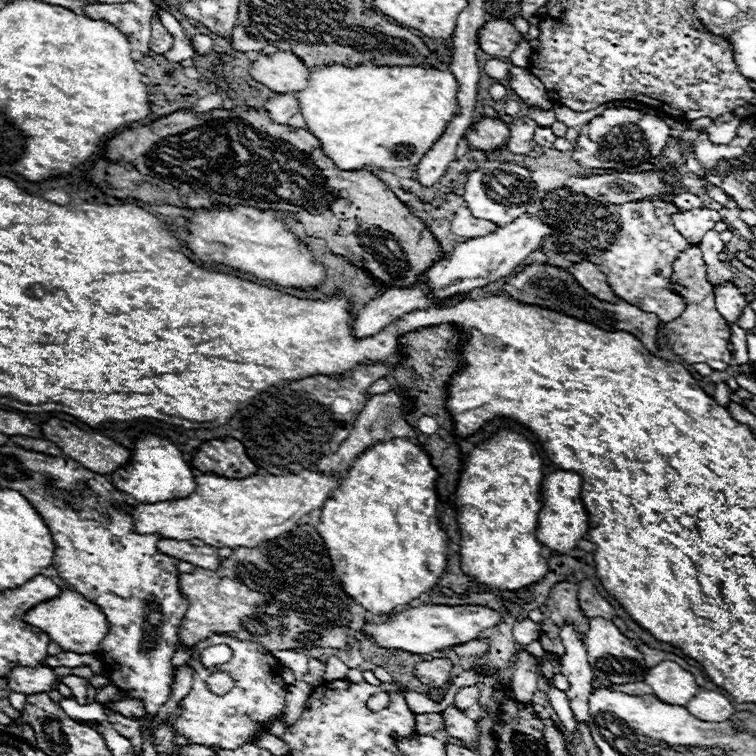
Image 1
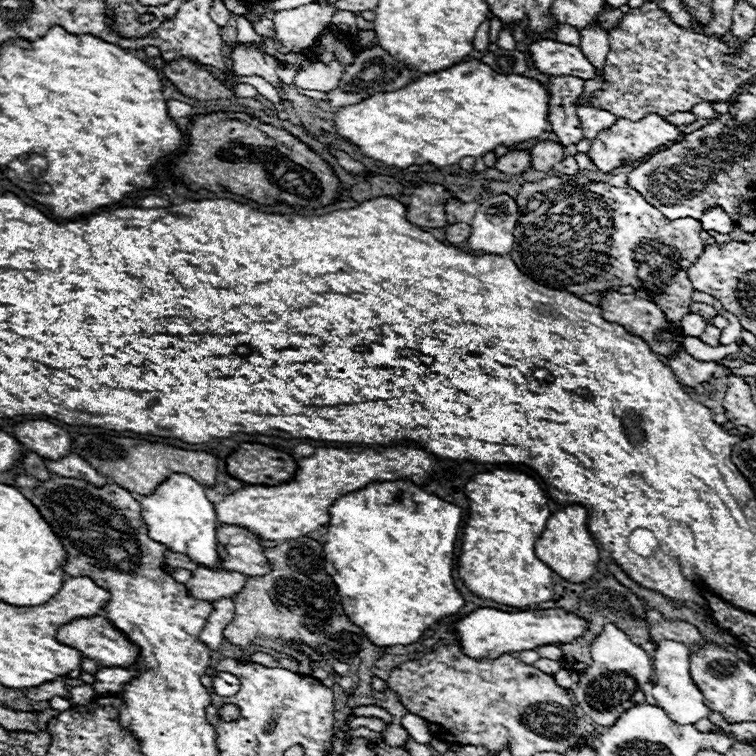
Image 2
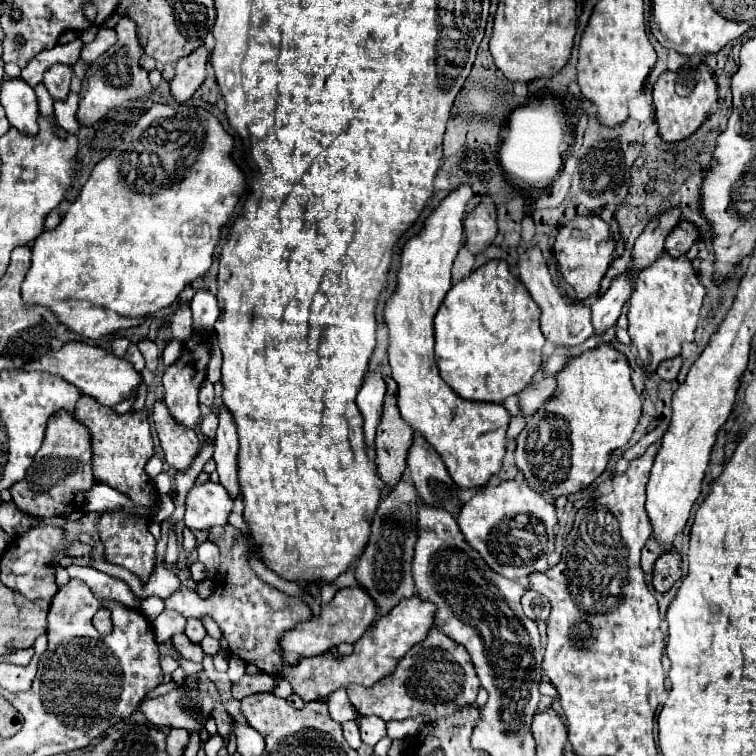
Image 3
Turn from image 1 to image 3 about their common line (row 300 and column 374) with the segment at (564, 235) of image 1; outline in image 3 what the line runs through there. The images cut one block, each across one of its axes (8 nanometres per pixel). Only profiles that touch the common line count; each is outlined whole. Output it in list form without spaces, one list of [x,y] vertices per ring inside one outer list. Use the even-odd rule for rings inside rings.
[[[414,594],[412,598],[406,598],[396,608],[392,608],[388,616],[382,616],[374,626],[370,626],[364,636],[354,644],[352,656],[336,658],[330,652],[328,656],[318,656],[316,660],[300,660],[298,668],[290,668],[284,674],[284,680],[292,684],[294,694],[298,694],[304,702],[318,700],[318,696],[328,696],[330,692],[346,688],[352,682],[374,686],[378,680],[390,676],[396,670],[398,662],[414,644],[422,642],[428,636],[430,628],[434,626],[434,614],[436,606]]]

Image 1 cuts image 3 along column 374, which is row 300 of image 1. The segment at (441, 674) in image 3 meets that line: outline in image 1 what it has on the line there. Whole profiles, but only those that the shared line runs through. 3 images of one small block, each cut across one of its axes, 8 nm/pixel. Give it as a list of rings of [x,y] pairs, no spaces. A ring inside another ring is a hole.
[[[690,246],[684,252],[680,252],[680,256],[676,256],[676,260],[672,264],[670,280],[672,280],[674,292],[678,292],[686,302],[686,308],[680,314],[680,318],[662,324],[662,332],[668,340],[670,350],[676,352],[688,364],[704,362],[712,370],[720,370],[720,372],[728,370],[728,362],[732,358],[730,350],[726,348],[730,342],[730,326],[716,310],[714,288],[708,282],[706,264],[702,260],[702,250],[698,246]]]

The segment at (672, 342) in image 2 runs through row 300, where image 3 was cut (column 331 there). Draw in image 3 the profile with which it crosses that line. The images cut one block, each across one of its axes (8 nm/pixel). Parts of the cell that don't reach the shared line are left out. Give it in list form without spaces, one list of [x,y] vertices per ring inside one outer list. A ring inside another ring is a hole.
[[[342,588],[336,592],[334,600],[330,604],[320,606],[320,614],[312,616],[306,622],[300,622],[296,628],[286,632],[280,638],[280,650],[282,650],[282,662],[286,666],[296,666],[302,658],[312,658],[326,654],[332,648],[338,648],[342,642],[354,644],[372,624],[376,618],[376,608],[372,608],[372,600],[368,600],[368,594],[360,592],[360,588]]]

